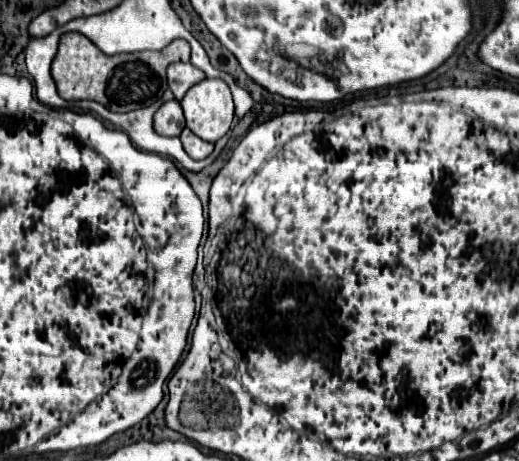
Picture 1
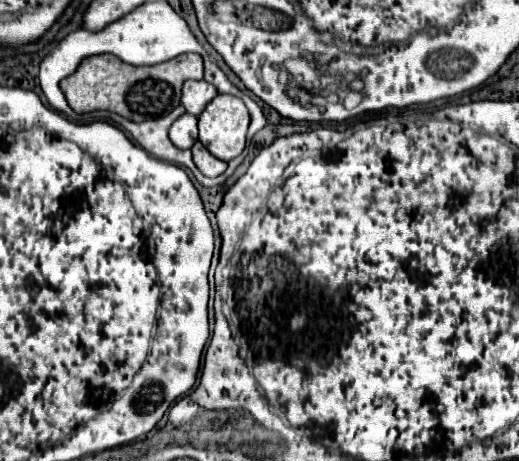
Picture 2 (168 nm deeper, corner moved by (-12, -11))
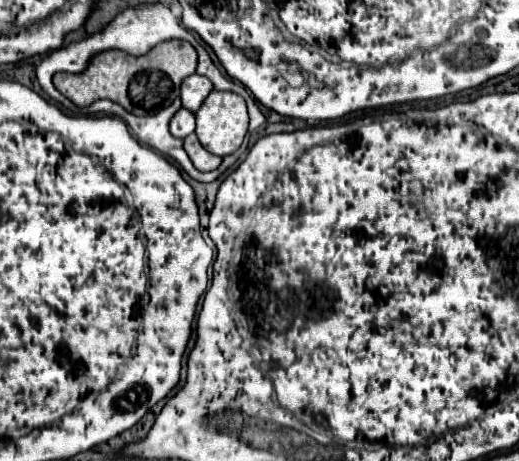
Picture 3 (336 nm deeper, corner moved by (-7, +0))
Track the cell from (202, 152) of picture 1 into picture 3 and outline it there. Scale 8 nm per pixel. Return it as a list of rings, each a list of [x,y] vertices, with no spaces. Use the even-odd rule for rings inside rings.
[[[191,133],[187,139],[185,139],[185,151],[189,155],[189,159],[193,161],[193,165],[199,169],[199,171],[213,171],[215,167],[219,167],[221,163],[221,157],[219,155],[213,155],[209,153],[207,149],[203,149],[203,145],[199,143],[197,135]]]

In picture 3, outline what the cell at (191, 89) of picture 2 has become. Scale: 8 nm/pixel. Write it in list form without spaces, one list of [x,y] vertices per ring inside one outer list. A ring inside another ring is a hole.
[[[197,73],[191,75],[191,77],[187,77],[183,81],[183,85],[181,85],[181,101],[183,101],[183,107],[195,113],[211,91],[213,91],[213,85],[211,85],[211,81],[207,77],[197,75]]]

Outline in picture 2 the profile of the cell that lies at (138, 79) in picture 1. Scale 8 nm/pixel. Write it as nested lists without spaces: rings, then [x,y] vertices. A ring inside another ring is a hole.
[[[98,54],[98,56],[90,56],[86,60],[82,60],[78,72],[74,76],[68,76],[66,80],[62,80],[60,88],[76,114],[86,114],[86,112],[94,112],[94,110],[110,110],[132,122],[144,122],[144,120],[160,118],[160,116],[166,116],[168,112],[172,112],[180,104],[180,92],[182,92],[182,84],[186,80],[202,80],[202,56],[200,54],[180,54],[172,60],[156,64],[156,66],[130,66],[112,54]]]

